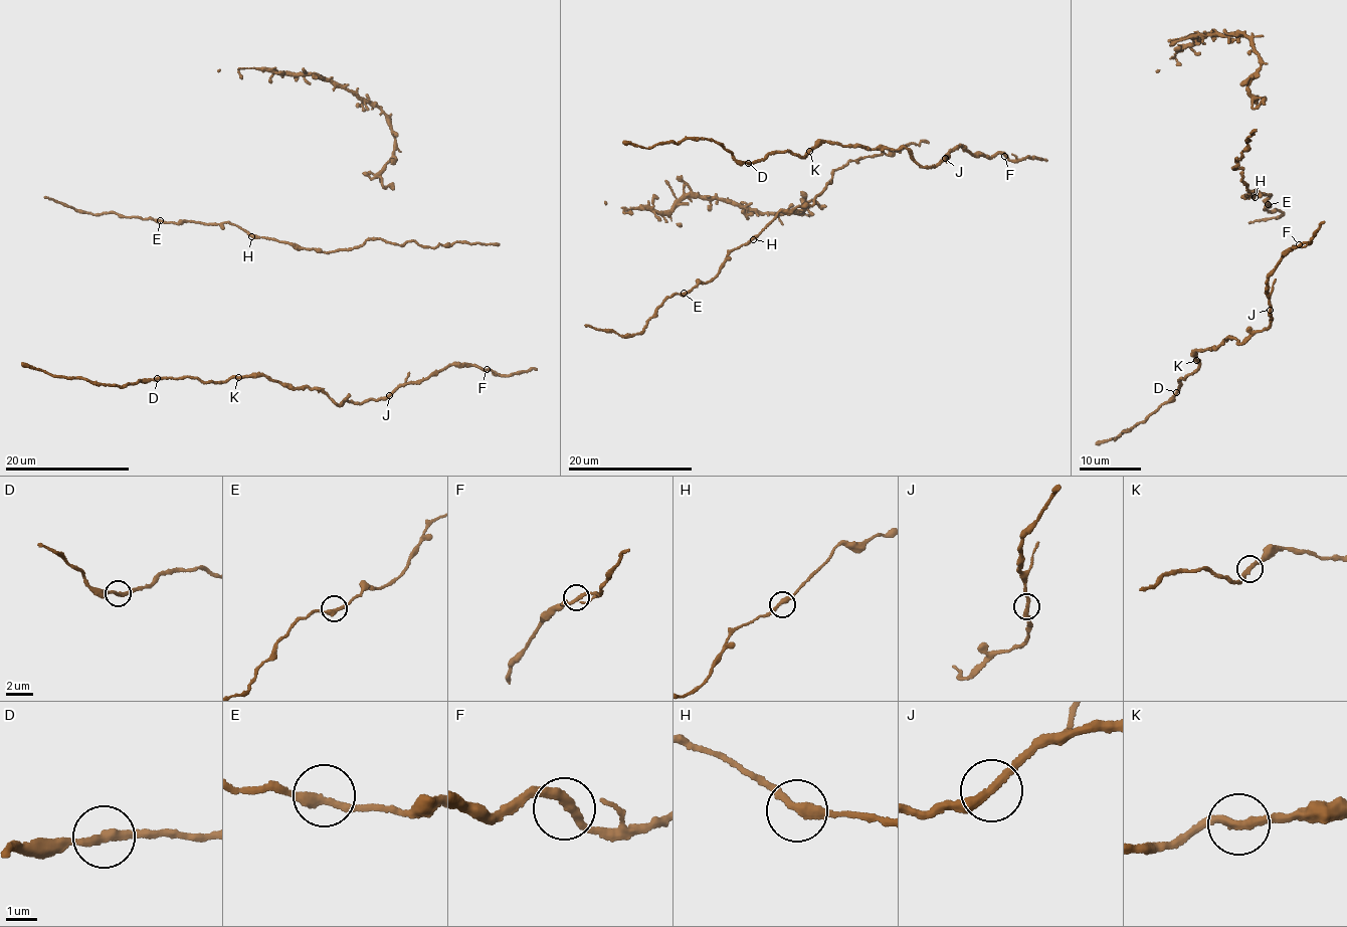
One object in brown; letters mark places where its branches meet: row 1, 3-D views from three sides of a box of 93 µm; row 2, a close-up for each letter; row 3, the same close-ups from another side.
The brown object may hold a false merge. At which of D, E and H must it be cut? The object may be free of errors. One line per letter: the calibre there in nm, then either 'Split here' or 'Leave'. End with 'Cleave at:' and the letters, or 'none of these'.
D: Thickness 280 nm. Leave
E: Thickness 300 nm. Leave
H: Thickness 300 nm. Leave
Cleave at: none of these

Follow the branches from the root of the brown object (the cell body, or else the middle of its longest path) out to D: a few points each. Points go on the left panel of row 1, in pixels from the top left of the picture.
D: (455, 362), (386, 396), (339, 404), (320, 391), (258, 375), (224, 382), (158, 379)

